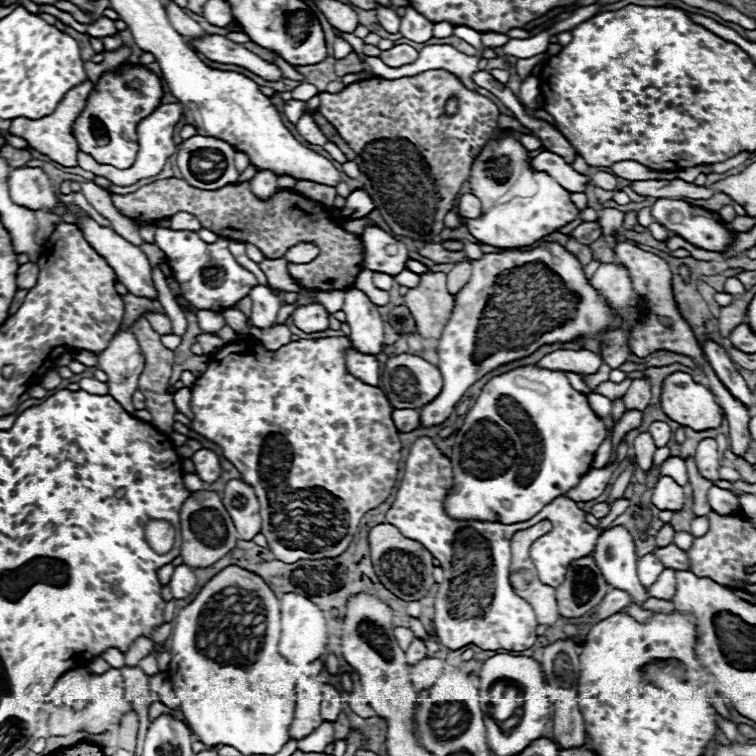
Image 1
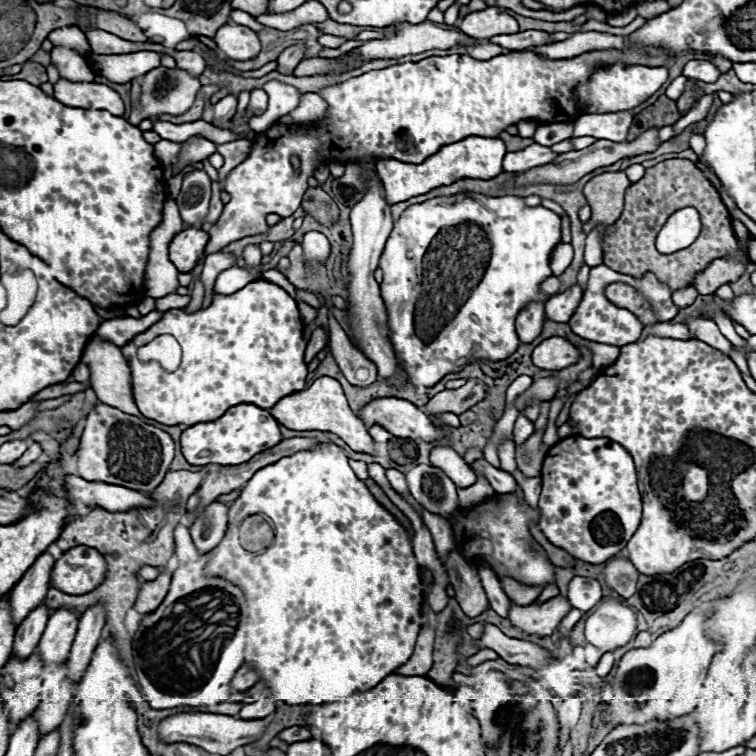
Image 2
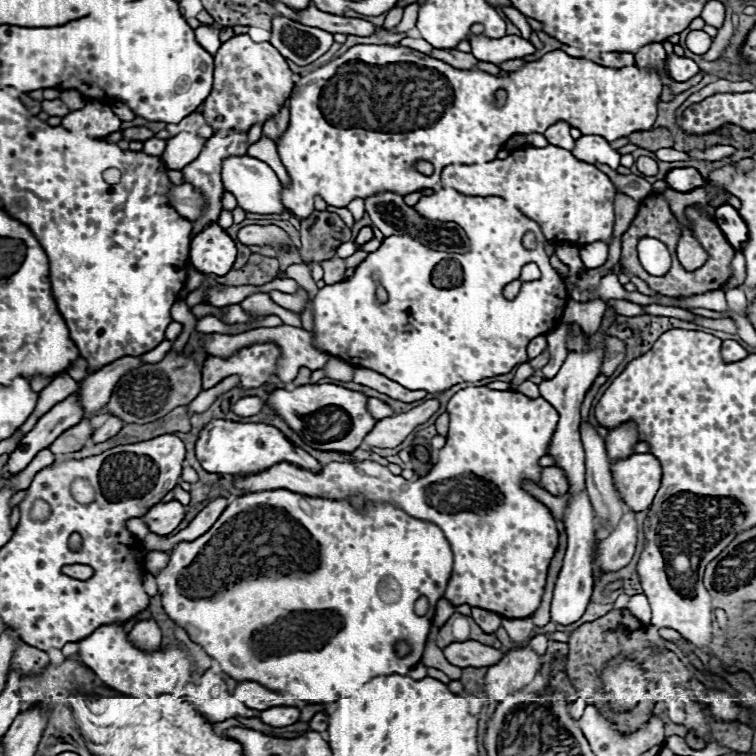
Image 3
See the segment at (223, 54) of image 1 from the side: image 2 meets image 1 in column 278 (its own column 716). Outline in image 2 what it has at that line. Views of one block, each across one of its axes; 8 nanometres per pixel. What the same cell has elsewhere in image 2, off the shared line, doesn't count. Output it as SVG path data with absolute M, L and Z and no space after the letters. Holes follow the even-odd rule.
M690 60L684 66L682 74L690 80L700 80L700 82L716 82L720 76L716 66L712 62L704 62L704 60Z

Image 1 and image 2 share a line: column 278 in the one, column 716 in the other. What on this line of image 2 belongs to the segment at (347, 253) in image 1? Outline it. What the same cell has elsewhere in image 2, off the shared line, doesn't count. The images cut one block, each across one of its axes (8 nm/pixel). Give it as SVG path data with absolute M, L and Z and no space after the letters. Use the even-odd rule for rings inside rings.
M672 158L646 170L644 178L634 182L626 190L626 204L622 216L610 226L604 236L604 264L620 274L642 278L646 272L654 272L662 284L668 284L672 292L688 288L696 274L708 268L716 258L740 258L736 234L732 230L732 218L718 194L718 190L704 178L694 162ZM694 206L702 218L702 232L692 246L678 250L678 256L664 256L656 250L656 234L664 226L670 214L680 208Z

